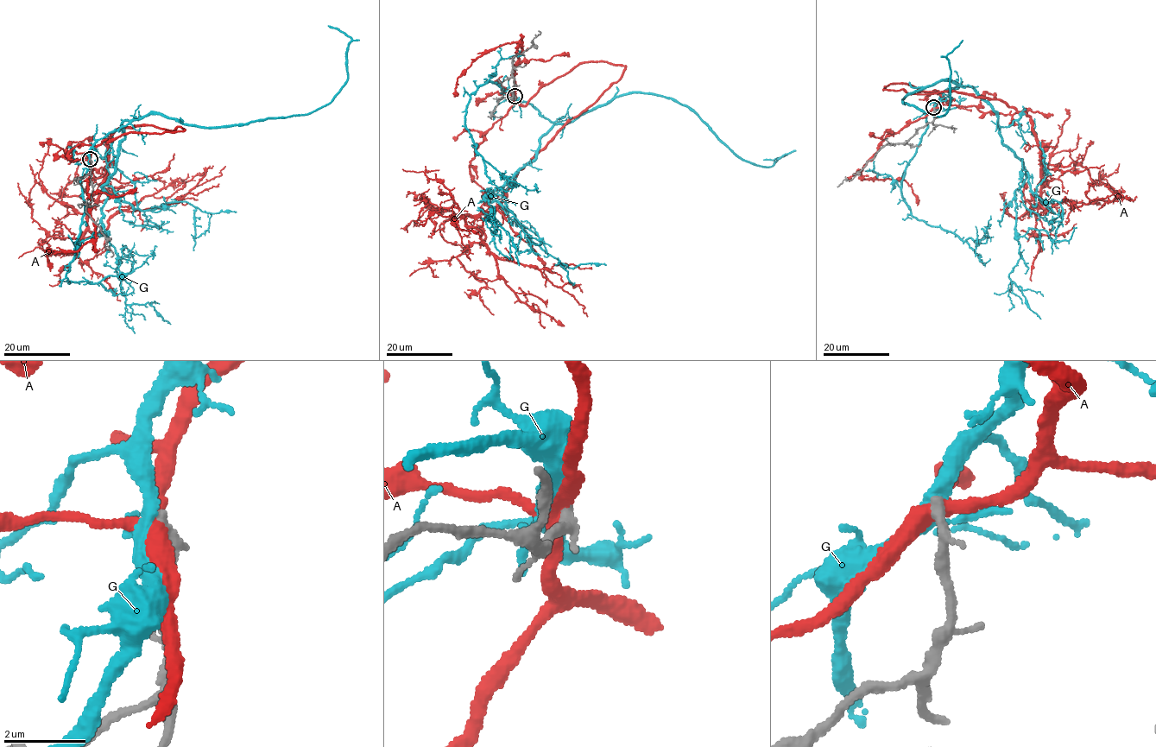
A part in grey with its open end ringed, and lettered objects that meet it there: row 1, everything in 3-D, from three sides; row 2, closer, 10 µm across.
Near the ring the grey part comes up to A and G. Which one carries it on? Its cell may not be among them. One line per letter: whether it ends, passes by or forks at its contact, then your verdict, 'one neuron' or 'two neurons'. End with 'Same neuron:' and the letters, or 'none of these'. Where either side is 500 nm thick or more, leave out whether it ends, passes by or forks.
A: it forks | two neurons
G: it forks | two neurons
Same neuron: none of these

